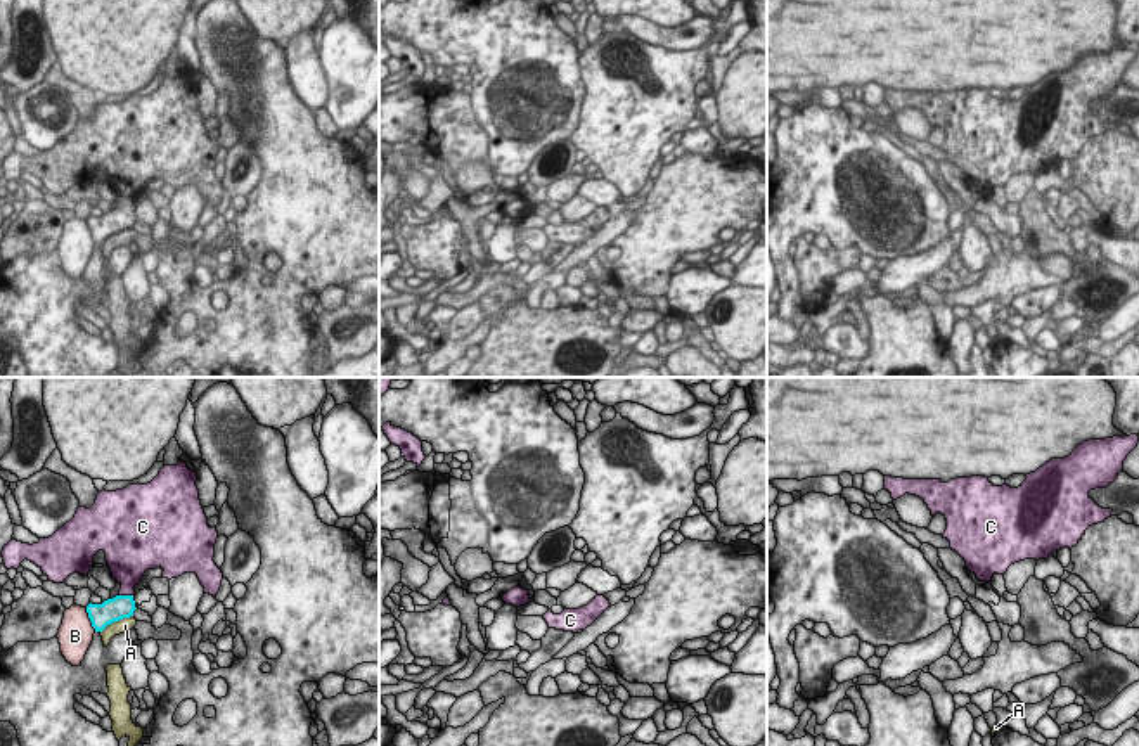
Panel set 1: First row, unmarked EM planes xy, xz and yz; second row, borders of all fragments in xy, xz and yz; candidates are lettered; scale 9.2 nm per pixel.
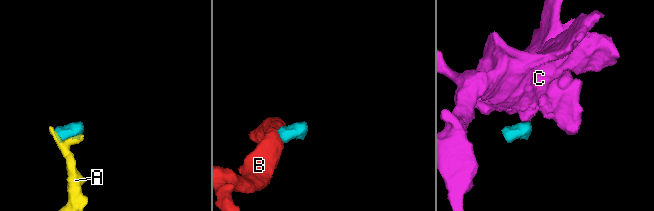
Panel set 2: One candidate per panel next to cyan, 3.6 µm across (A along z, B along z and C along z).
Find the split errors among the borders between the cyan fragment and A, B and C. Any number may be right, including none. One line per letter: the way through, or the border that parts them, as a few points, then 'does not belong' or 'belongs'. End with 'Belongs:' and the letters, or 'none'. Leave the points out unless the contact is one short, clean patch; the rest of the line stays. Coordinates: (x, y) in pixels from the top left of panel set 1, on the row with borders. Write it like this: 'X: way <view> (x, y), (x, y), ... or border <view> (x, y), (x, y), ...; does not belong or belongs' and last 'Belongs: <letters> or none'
A: does not belong
B: border xy (85, 608), (96, 630); does not belong
C: way xy (113, 610), (127, 596), (127, 570); belongs
Belongs: C

